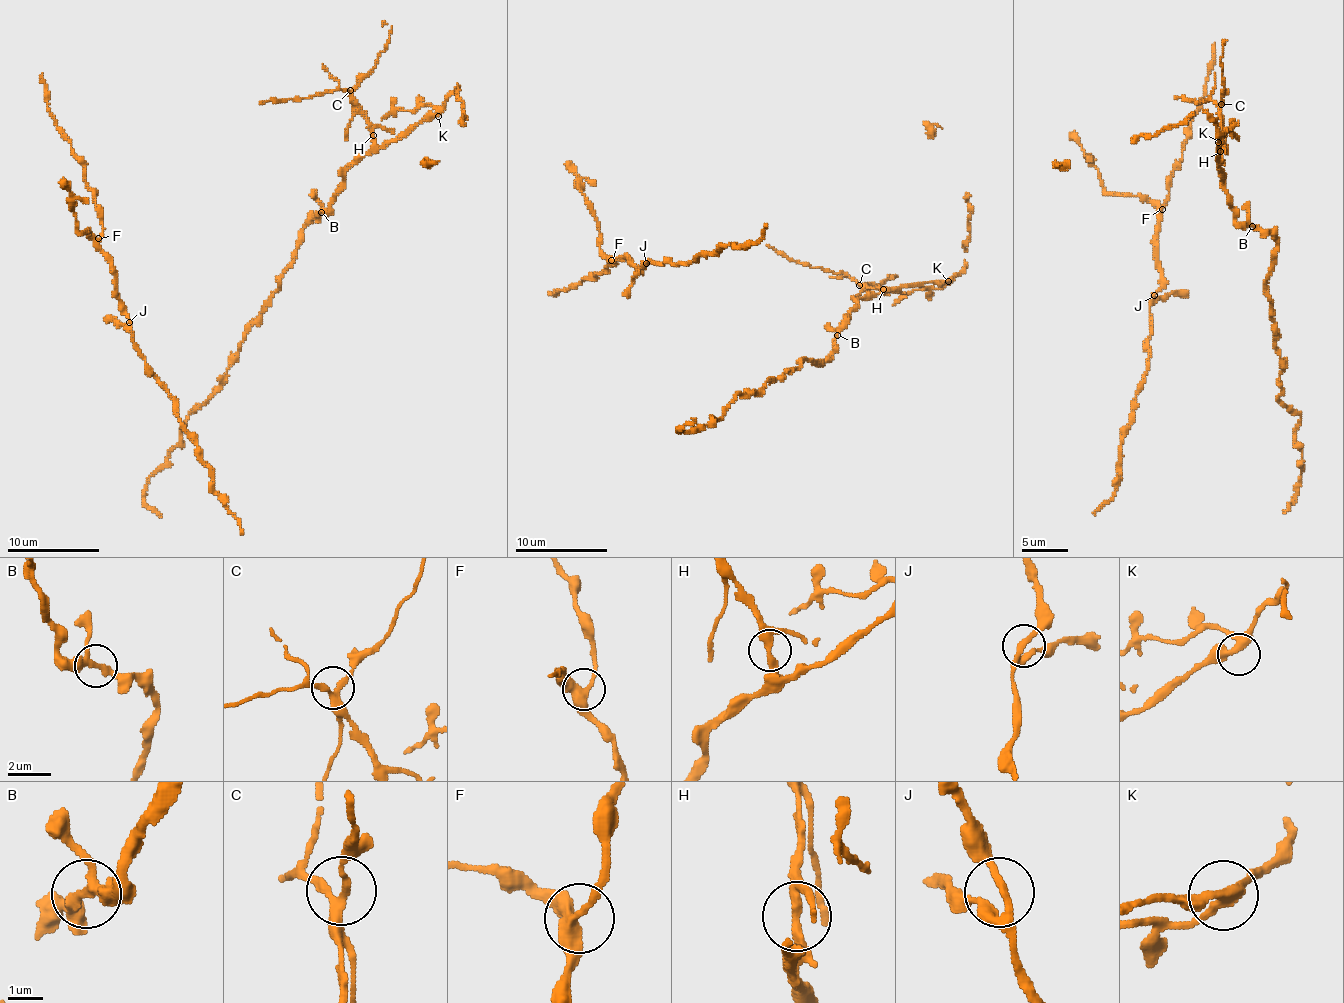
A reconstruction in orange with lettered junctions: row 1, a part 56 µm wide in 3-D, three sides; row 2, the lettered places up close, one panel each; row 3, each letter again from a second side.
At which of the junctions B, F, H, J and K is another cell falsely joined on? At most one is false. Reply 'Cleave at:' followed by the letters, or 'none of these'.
Cleave at: H

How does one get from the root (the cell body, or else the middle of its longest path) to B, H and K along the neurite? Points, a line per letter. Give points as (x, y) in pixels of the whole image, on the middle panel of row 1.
B: (768, 382), (795, 370), (801, 360), (822, 363), (833, 349), (833, 340), (837, 335)
H: (768, 382), (795, 370), (801, 360), (822, 363), (850, 311), (860, 298), (876, 296), (884, 288)
K: (768, 382), (795, 370), (801, 360), (822, 363), (833, 349), (840, 326), (860, 298), (948, 281)

